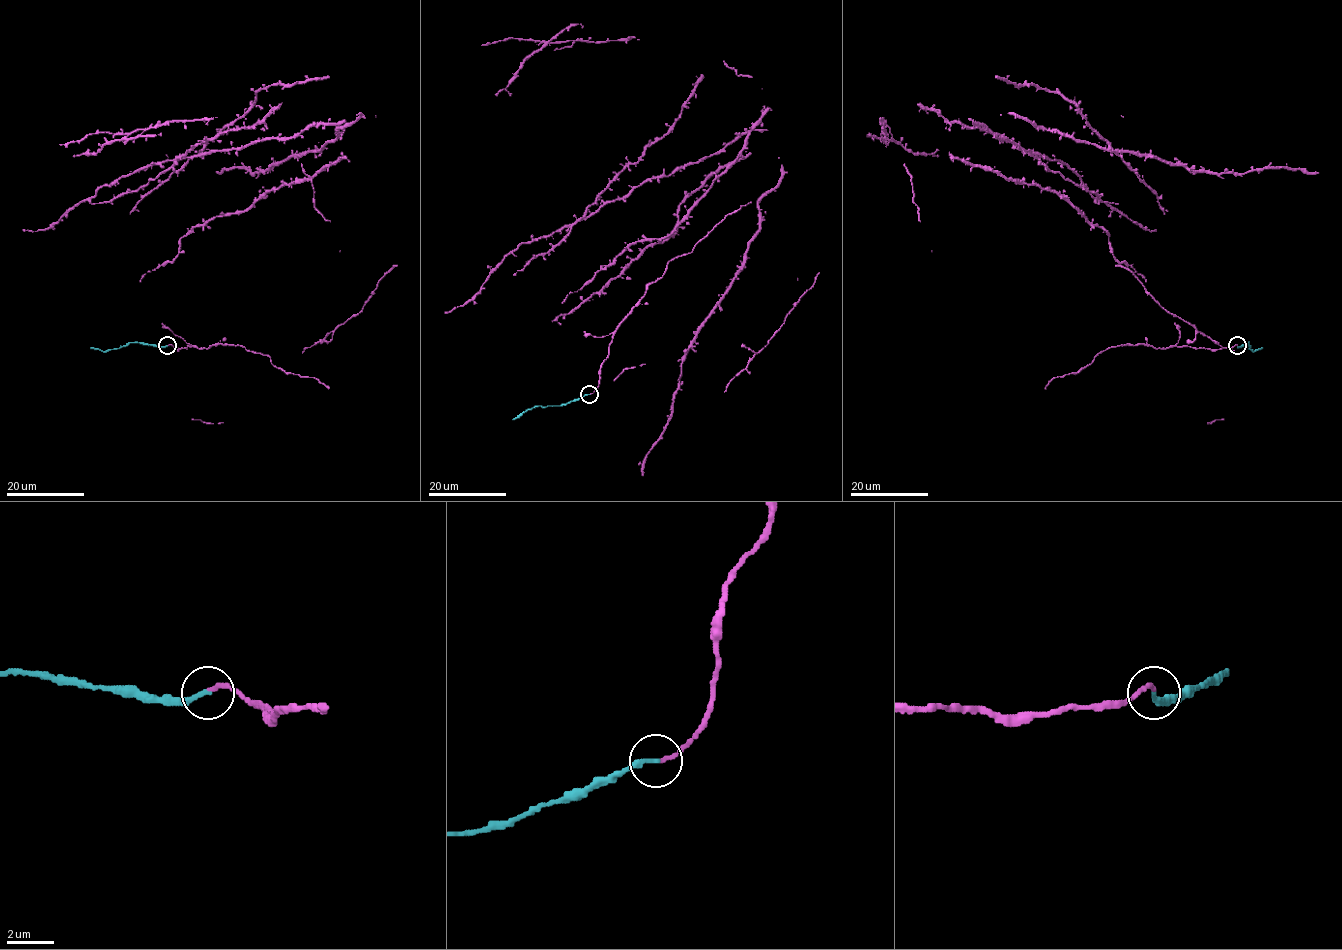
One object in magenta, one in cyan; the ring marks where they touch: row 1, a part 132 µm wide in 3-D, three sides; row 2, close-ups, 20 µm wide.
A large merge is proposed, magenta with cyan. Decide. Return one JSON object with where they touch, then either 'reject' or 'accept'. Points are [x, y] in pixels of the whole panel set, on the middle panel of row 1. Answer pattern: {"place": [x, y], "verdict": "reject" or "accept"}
{"place": [589, 394], "verdict": "accept"}

